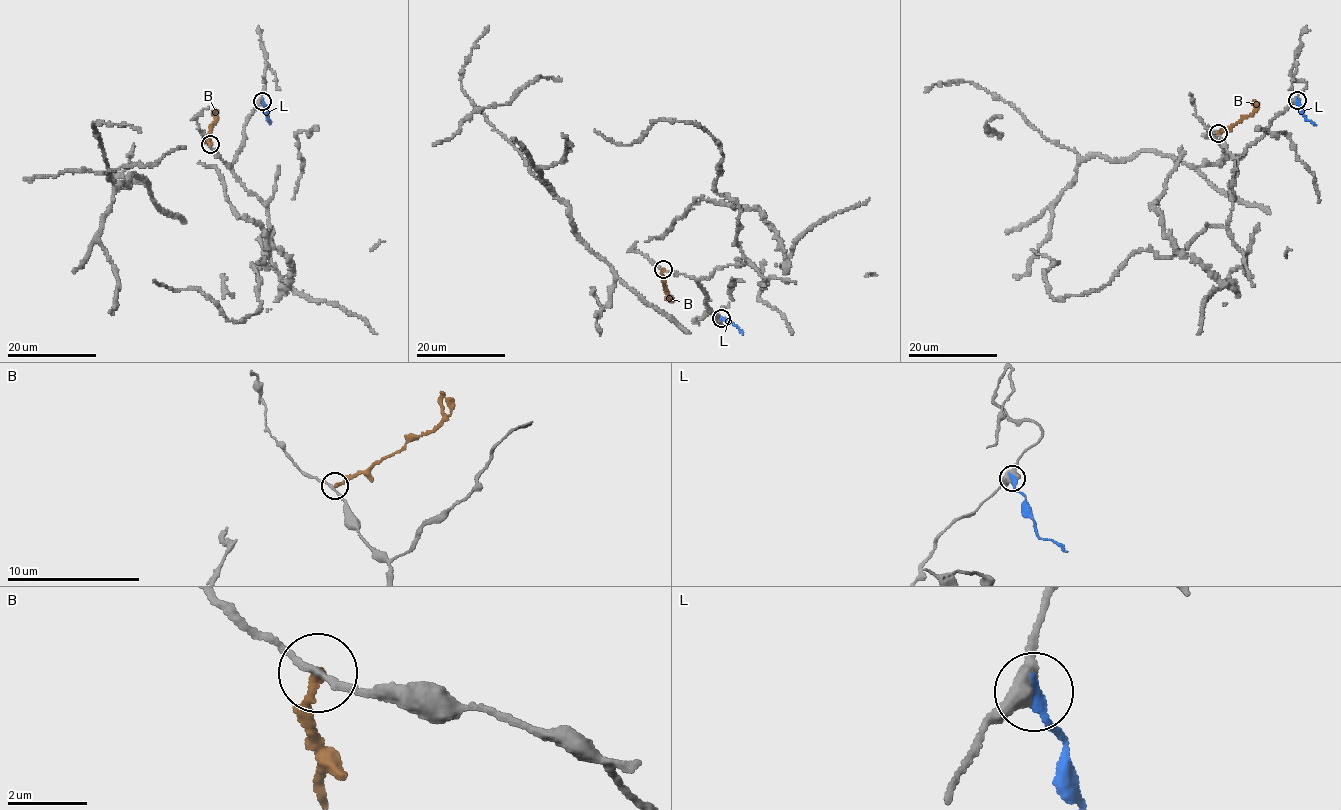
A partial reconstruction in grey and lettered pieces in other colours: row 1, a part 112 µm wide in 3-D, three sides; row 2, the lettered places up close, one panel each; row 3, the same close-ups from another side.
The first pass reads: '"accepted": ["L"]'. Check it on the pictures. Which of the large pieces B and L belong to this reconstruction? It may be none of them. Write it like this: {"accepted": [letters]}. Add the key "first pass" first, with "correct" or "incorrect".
{"first pass": "incorrect", "accepted": []}

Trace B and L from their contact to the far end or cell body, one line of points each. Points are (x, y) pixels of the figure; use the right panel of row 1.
B: (1218, 133), (1254, 111), (1253, 101)
L: (1296, 100), (1304, 118), (1315, 125)

